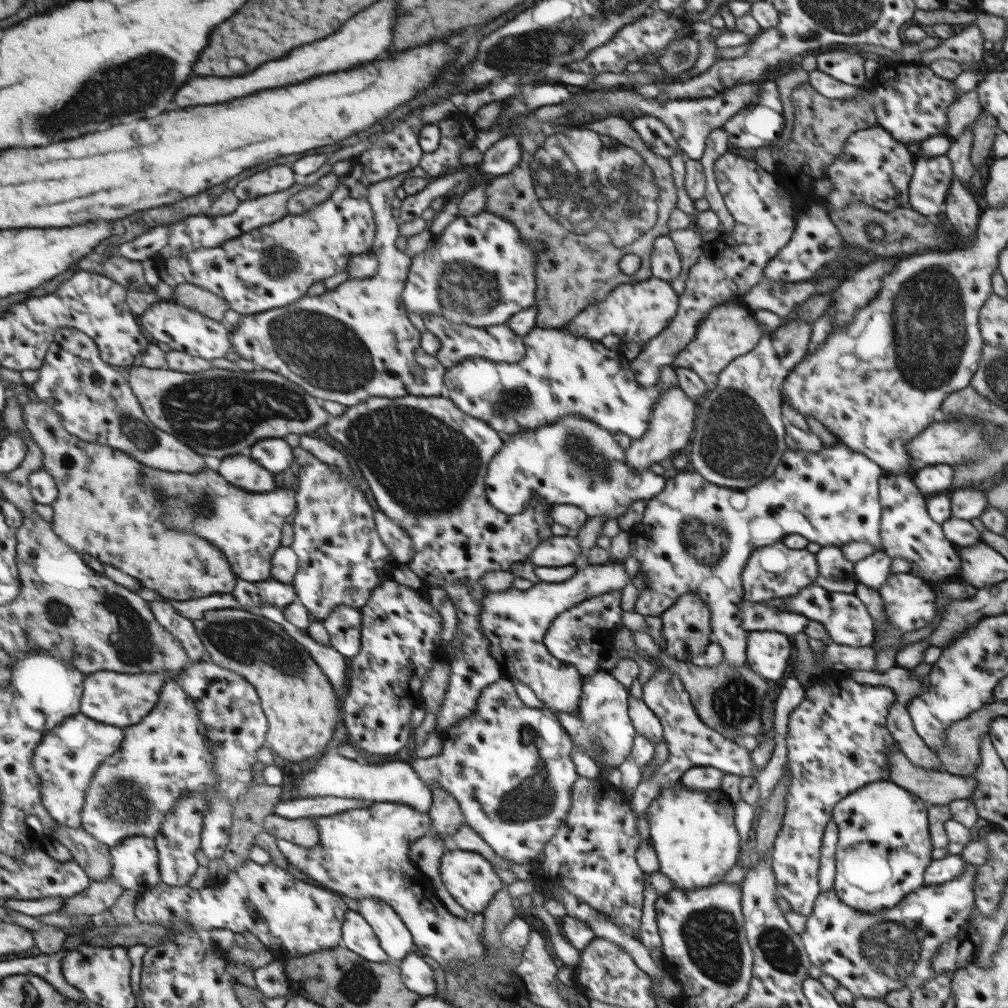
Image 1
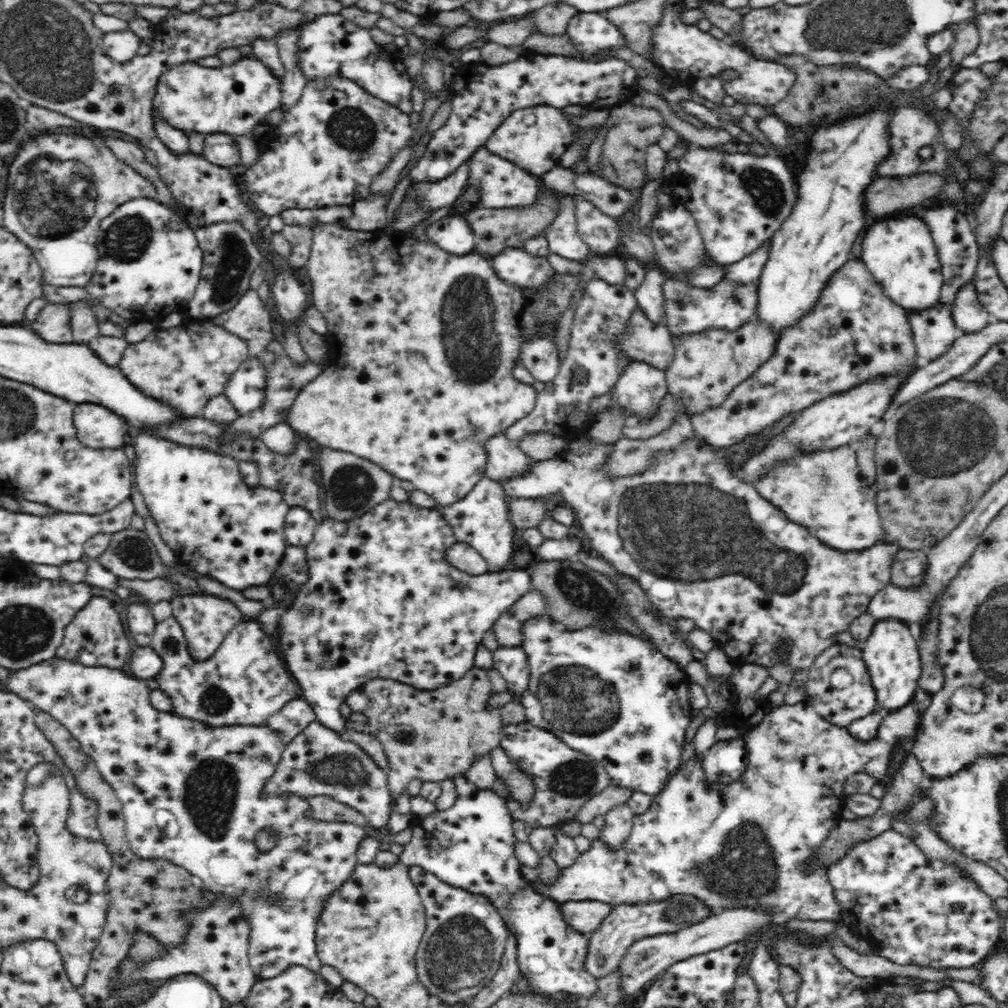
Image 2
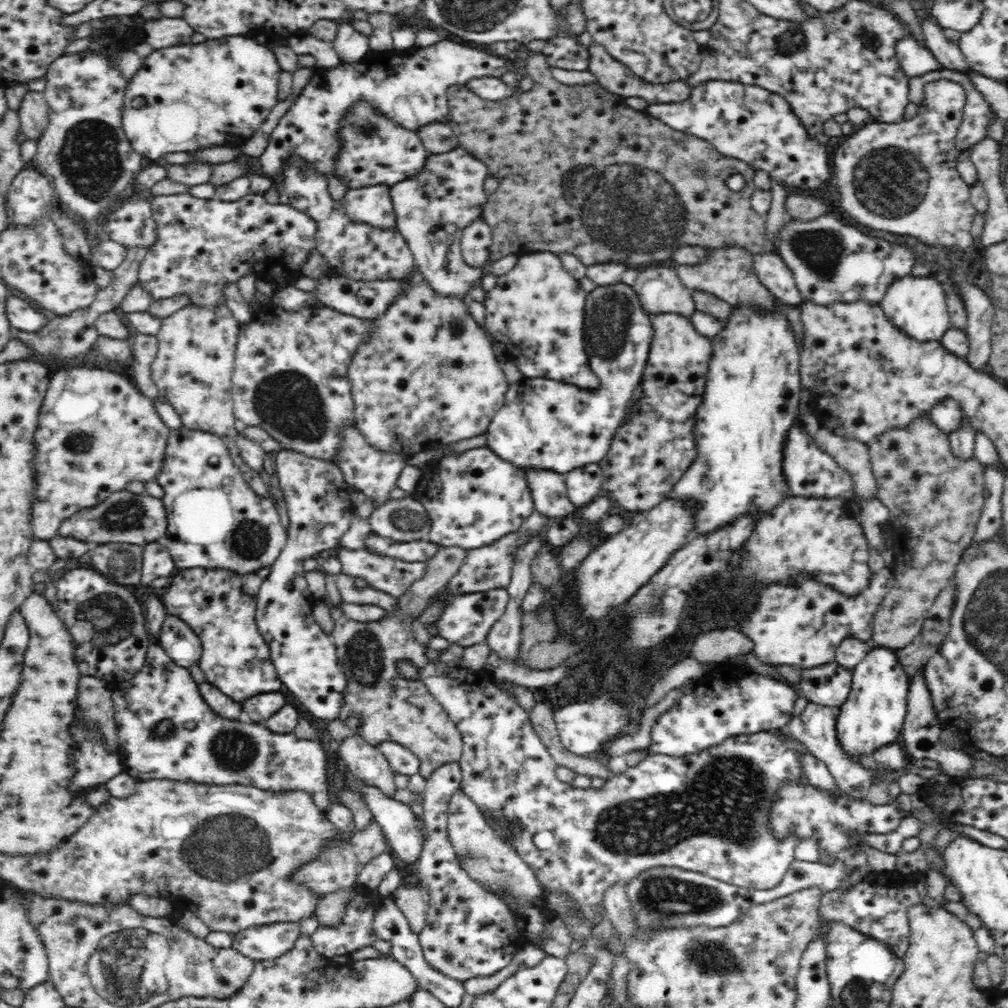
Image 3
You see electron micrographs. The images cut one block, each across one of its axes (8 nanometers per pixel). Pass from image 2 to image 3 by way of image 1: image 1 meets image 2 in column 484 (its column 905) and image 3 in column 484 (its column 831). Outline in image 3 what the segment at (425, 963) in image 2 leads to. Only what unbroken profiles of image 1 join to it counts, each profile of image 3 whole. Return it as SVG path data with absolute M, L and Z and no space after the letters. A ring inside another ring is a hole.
M459 763L442 765L426 778L422 805L427 833L416 873L426 886L427 919L417 935L426 963L464 982L477 976L490 976L508 966L519 947L520 924L500 897L482 888L461 867L447 828L448 802L459 790Z

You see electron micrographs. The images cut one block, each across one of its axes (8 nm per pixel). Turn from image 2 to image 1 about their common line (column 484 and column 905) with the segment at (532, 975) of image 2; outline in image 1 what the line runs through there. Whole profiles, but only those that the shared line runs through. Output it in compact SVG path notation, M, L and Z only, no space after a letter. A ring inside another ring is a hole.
M891 780L873 782L845 797L834 808L832 817L838 825L839 833L835 850L836 872L833 889L842 901L868 914L881 913L900 904L906 896L924 886L925 873L928 872L933 858L928 834L928 810L920 796Z

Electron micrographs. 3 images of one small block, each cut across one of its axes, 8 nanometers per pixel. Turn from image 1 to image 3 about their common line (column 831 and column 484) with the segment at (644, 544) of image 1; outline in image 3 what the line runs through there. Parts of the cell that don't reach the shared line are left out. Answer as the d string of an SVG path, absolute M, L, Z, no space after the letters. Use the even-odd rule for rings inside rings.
M487 446L468 449L458 454L450 454L429 461L422 471L422 480L411 495L419 500L428 511L431 520L428 540L436 546L458 546L468 551L492 545L494 541L505 537L506 534L516 532L526 522L526 518L536 511L528 475L525 471L514 463L500 458Z

